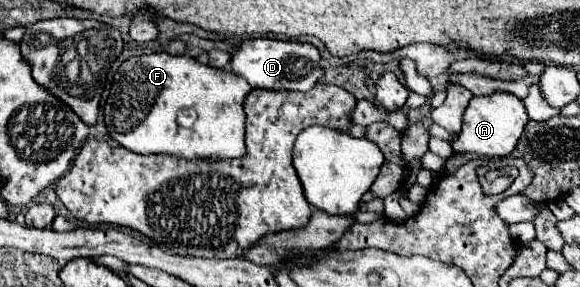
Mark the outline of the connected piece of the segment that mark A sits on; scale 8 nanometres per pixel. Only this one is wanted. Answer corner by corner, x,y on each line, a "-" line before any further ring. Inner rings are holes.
492,93
488,97
472,97
462,119
462,131
452,143
454,153
476,153
482,157
506,157
514,151
524,125
528,123
526,109
520,99
510,93

